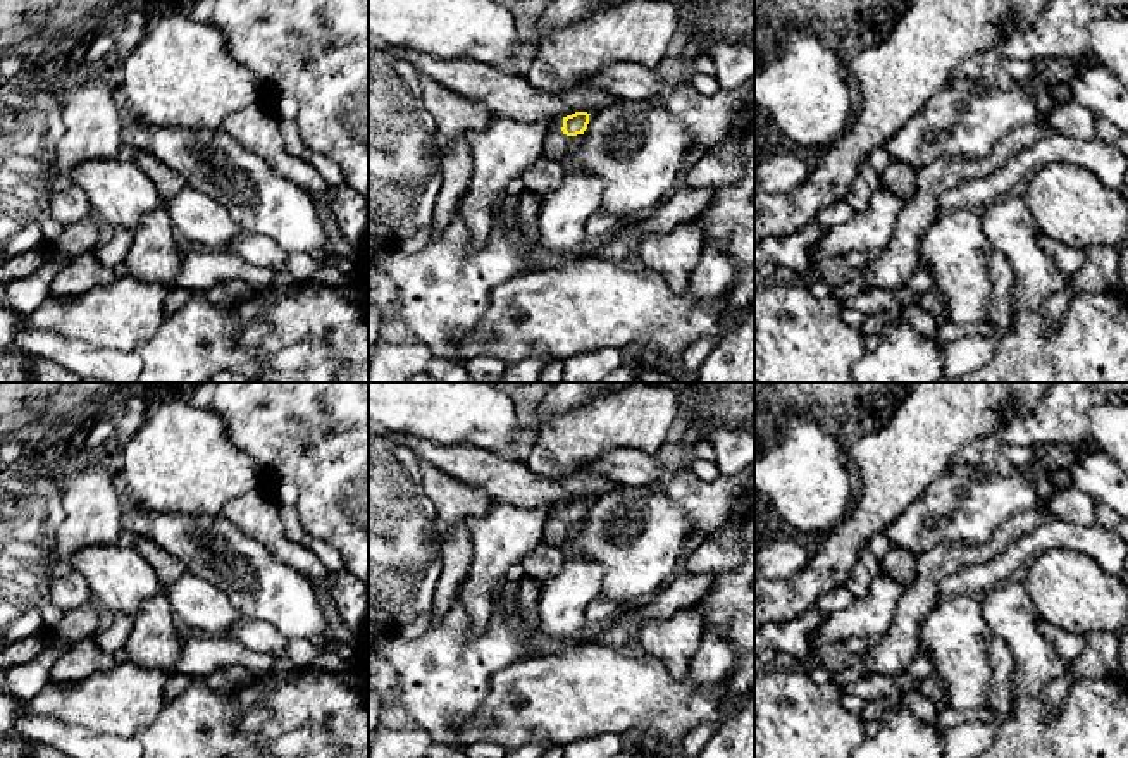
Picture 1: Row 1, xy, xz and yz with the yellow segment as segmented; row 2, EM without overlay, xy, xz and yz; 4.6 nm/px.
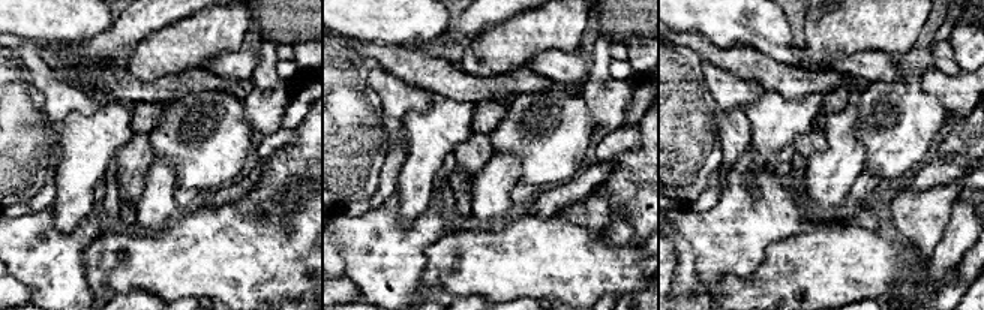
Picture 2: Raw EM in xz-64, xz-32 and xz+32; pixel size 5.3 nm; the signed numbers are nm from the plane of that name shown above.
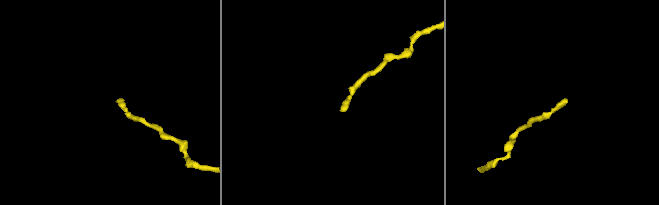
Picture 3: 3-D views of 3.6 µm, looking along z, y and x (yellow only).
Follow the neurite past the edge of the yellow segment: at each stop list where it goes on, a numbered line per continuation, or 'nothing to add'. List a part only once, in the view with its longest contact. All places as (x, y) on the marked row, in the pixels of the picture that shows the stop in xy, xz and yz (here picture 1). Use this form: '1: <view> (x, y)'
1: xz (555, 143)

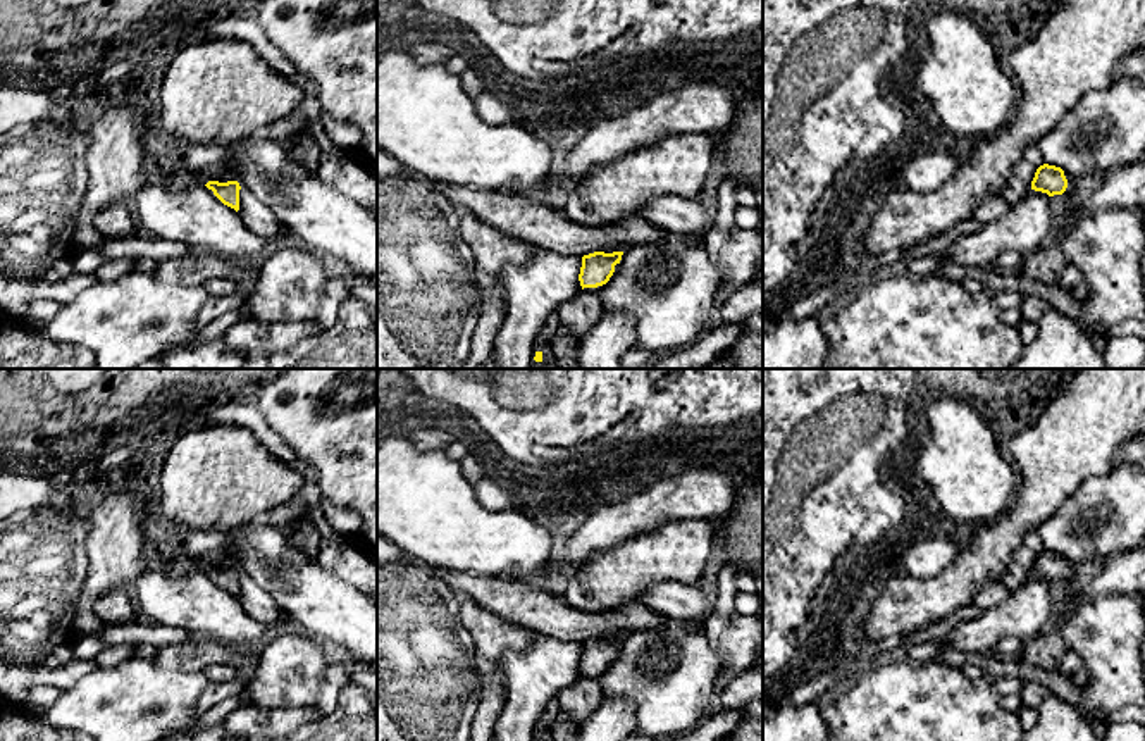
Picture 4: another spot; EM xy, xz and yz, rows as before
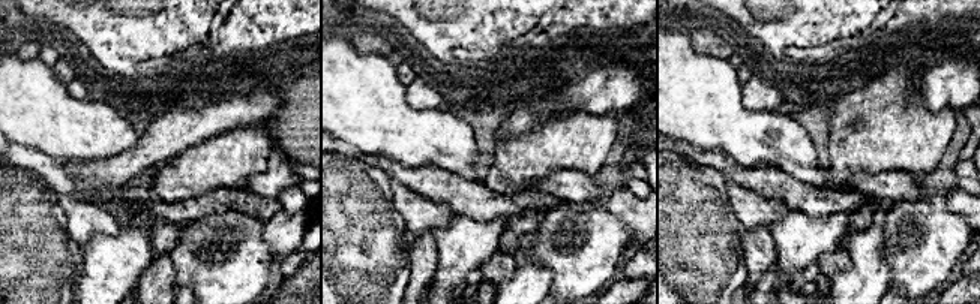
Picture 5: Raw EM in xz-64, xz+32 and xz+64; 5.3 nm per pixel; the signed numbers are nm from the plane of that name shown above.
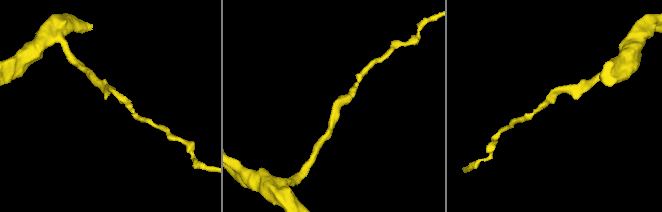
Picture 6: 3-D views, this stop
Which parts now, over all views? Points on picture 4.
nothing to add

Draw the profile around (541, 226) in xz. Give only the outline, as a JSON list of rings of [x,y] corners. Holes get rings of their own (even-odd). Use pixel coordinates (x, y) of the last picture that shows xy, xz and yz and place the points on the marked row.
[[[448,183],[436,190],[465,205],[480,221],[527,241],[532,248],[584,257],[594,252],[625,252],[634,245],[658,241],[672,233],[639,217],[627,217],[599,227],[572,222],[565,210],[534,203],[510,191],[475,191]]]

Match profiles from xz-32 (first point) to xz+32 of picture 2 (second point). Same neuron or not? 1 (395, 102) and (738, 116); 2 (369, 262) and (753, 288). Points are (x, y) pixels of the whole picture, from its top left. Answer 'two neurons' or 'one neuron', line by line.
1: two neurons
2: two neurons

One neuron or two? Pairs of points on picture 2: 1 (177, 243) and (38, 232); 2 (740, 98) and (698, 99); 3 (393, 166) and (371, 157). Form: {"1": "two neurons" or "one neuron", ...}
{"1": "two neurons", "2": "two neurons", "3": "two neurons"}

